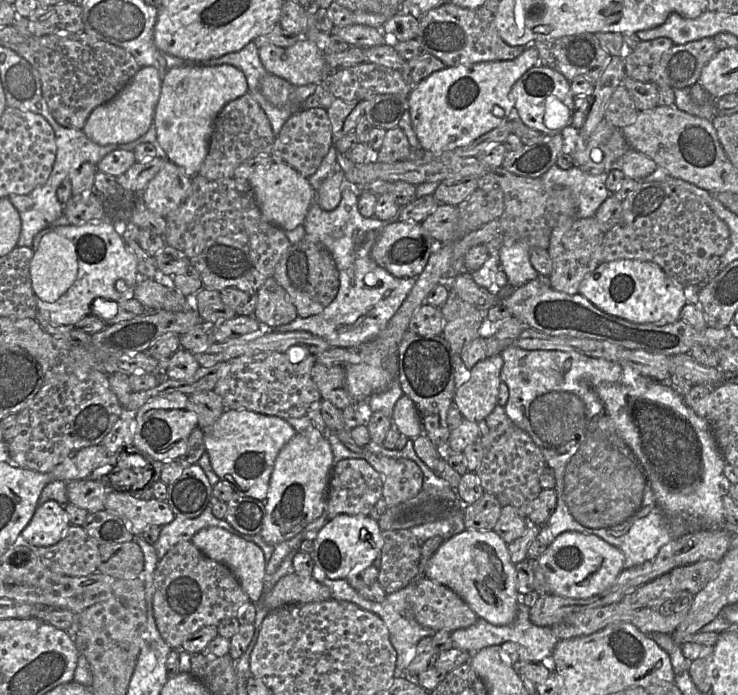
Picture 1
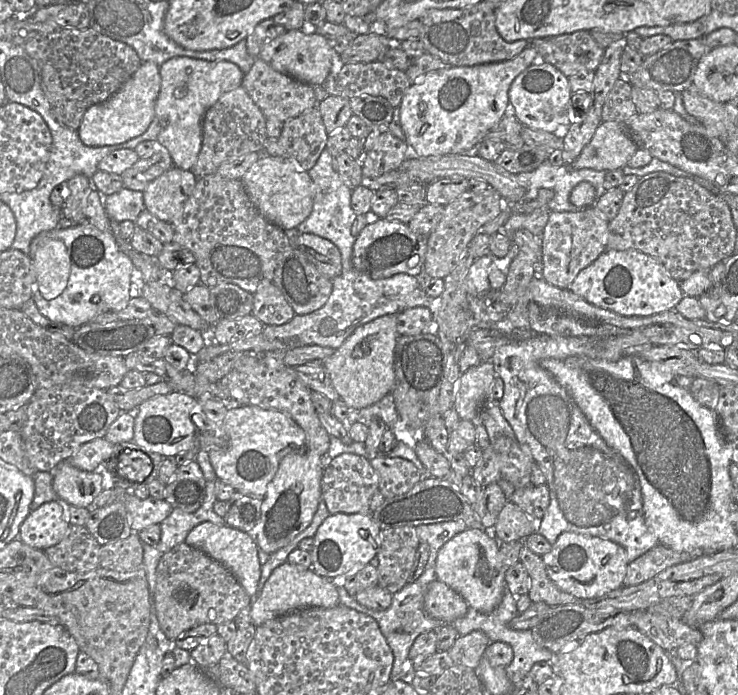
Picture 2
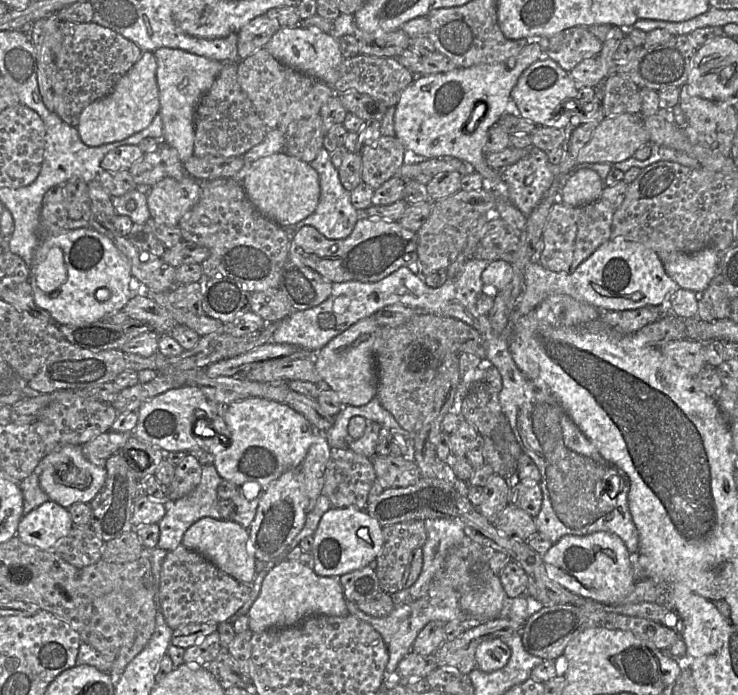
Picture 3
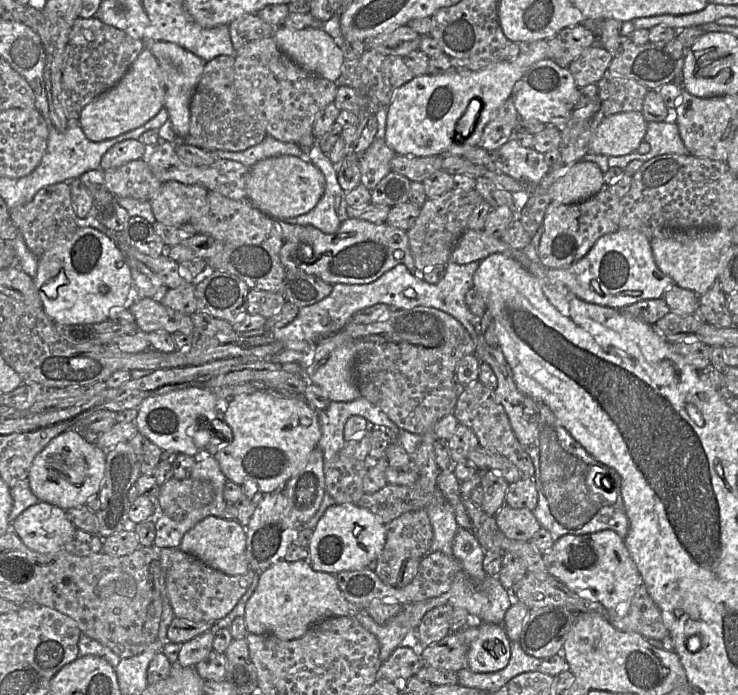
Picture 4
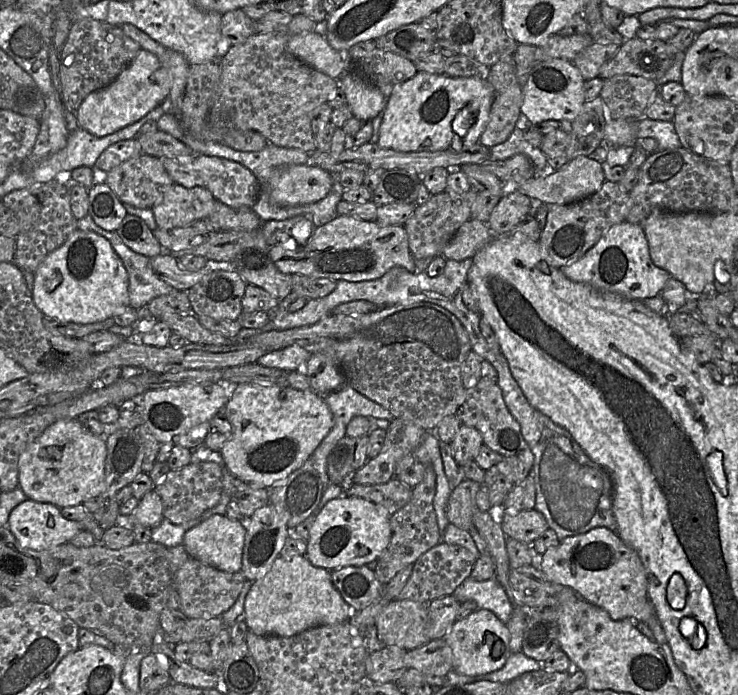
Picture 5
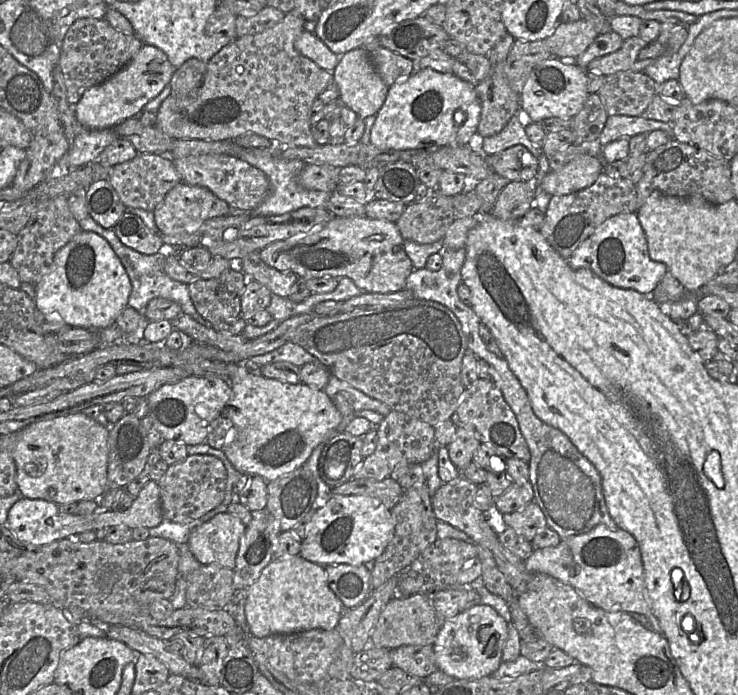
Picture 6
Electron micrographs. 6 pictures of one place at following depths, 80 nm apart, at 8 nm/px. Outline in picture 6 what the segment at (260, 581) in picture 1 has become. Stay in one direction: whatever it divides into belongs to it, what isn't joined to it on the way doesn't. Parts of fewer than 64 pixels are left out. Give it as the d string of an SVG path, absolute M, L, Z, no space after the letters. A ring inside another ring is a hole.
M219 513L196 527L187 542L201 565L218 565L234 569L240 541L246 525L229 513Z

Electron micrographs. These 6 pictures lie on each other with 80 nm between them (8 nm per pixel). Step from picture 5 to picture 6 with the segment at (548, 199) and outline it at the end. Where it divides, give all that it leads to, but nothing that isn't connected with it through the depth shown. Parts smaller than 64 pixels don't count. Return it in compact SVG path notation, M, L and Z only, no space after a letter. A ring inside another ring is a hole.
M580 155L561 170L548 173L541 185L551 196L568 195L591 186L603 171L601 157Z

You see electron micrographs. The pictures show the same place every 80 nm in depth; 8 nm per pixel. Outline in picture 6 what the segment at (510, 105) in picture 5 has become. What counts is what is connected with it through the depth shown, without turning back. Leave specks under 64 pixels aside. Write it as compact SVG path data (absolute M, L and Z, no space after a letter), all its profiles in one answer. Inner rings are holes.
M507 33L487 55L491 70L484 81L475 85L481 102L478 133L490 137L500 133L510 119L520 110L520 95L510 87L505 75L505 62L515 42Z

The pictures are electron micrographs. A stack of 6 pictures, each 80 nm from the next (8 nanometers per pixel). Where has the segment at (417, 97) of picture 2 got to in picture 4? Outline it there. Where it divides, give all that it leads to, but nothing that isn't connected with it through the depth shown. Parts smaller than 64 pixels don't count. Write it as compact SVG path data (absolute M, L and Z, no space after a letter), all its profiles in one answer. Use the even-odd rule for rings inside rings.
M537 40L529 43L527 50L521 52L514 60L500 62L479 71L443 75L427 74L414 77L395 92L389 105L384 138L387 146L394 150L396 154L407 156L464 155L469 149L479 146L485 127L504 102L513 95L515 85L533 64L548 57L548 51L547 40ZM474 99L479 99L482 102L479 118L473 127L473 131L468 136L460 137L458 122Z

